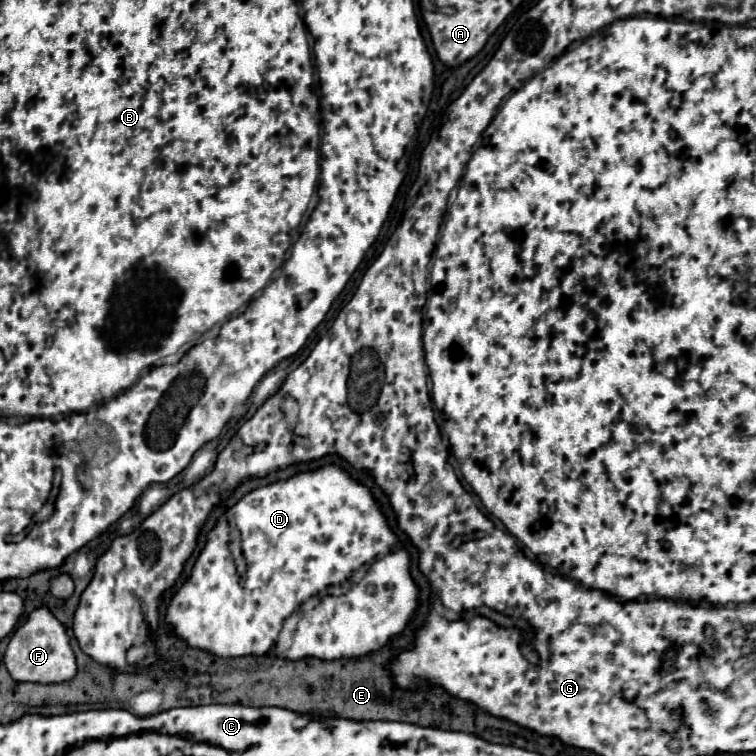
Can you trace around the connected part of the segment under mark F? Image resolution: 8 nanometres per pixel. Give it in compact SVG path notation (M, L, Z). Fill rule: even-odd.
M35 609L29 619L13 633L5 653L5 667L19 683L65 683L77 675L77 661L69 645L69 637L51 611Z

